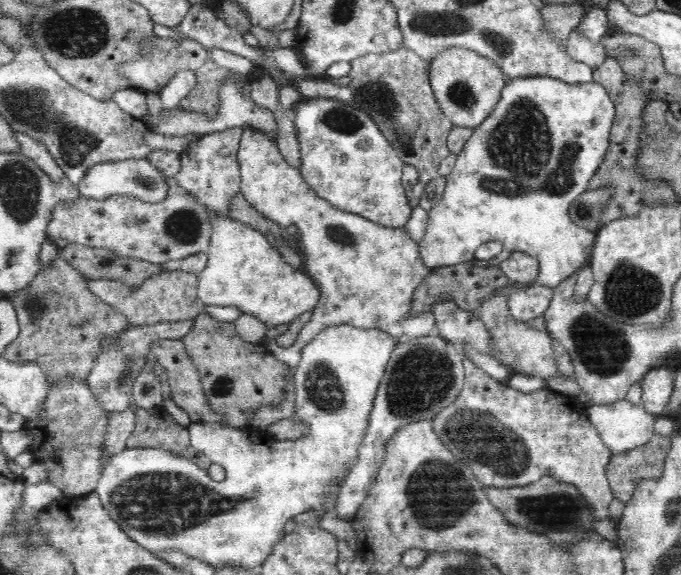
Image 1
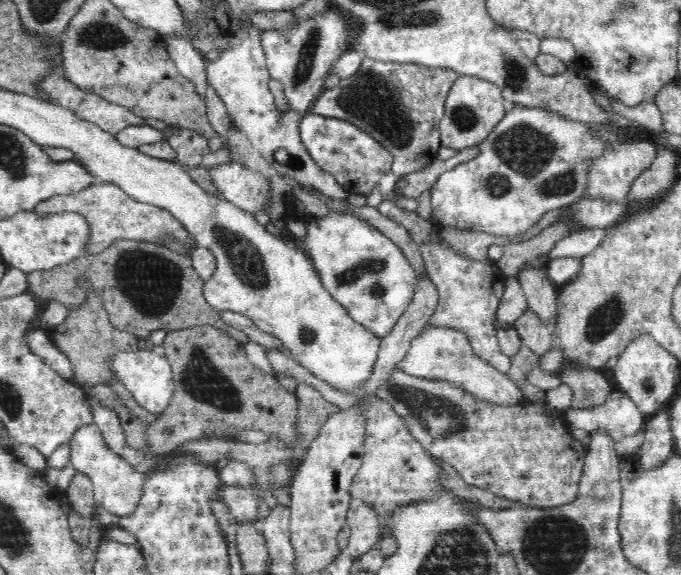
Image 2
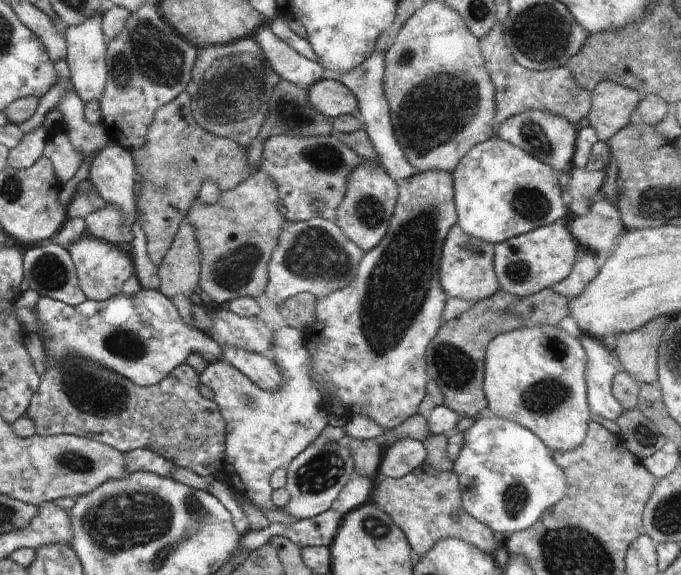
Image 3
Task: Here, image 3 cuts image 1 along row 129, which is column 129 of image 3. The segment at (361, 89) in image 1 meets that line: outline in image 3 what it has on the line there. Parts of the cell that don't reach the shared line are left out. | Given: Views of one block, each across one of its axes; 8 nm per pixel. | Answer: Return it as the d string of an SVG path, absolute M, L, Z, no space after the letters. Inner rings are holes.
M68 356L68 358L64 358L64 360L60 360L58 364L54 364L54 366L50 366L50 368L46 369L46 372L42 374L40 381L40 386L38 386L38 390L32 396L28 410L26 410L26 415L34 424L35 434L38 436L50 436L56 434L70 434L70 435L78 435L80 437L84 437L96 442L101 442L106 446L111 446L116 450L124 452L130 452L135 449L150 449L152 452L158 454L158 456L162 456L162 458L166 458L166 460L170 460L170 462L174 462L178 467L184 467L188 470L194 472L201 477L211 478L211 475L216 474L216 472L222 472L224 466L224 458L226 458L226 436L225 436L225 420L222 418L222 414L220 412L219 406L213 400L208 400L204 398L200 391L199 387L199 374L195 373L194 369L190 367L187 363L181 364L177 366L160 382L160 384L156 384L156 386L149 387L141 387L133 382L130 382L128 378L122 378L122 376L118 376L118 374L114 374L114 372L110 372L110 370L106 370L104 366L98 366L98 364L94 364L94 362L90 362L90 360L82 360L82 358L76 358L76 356Z

